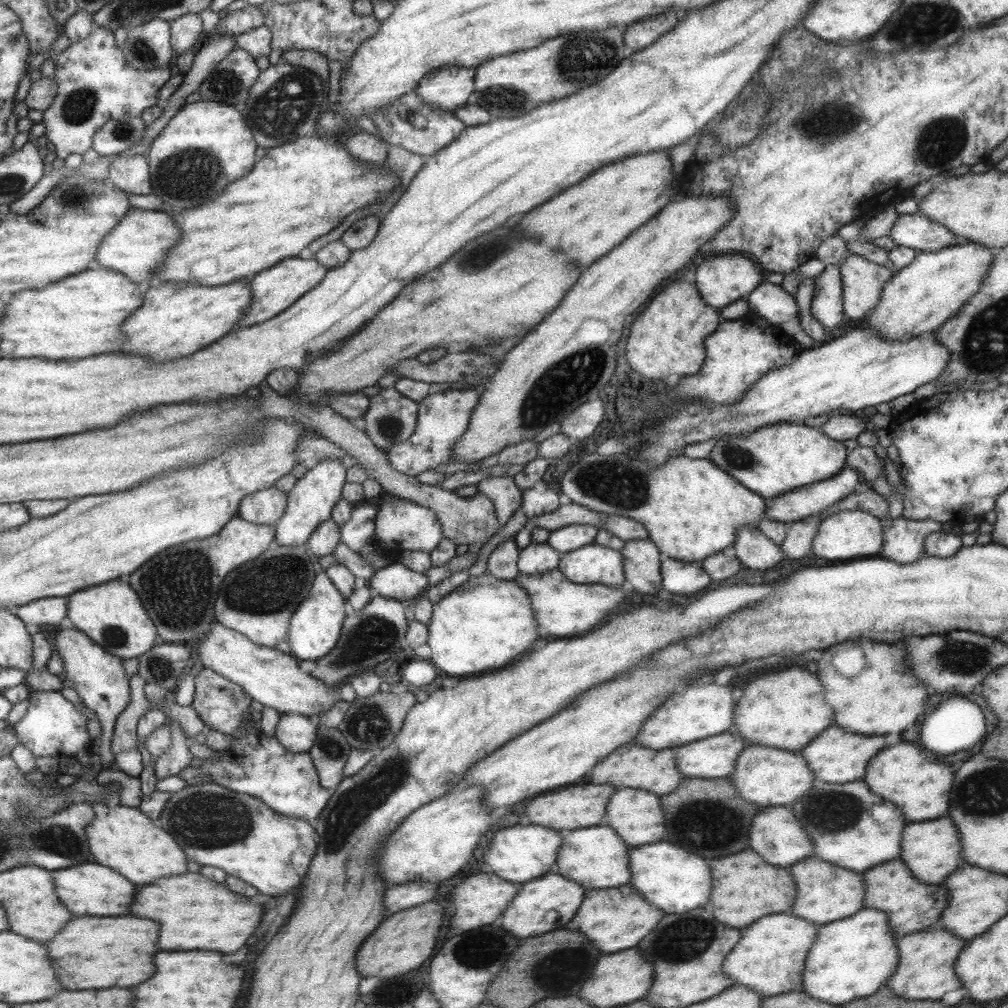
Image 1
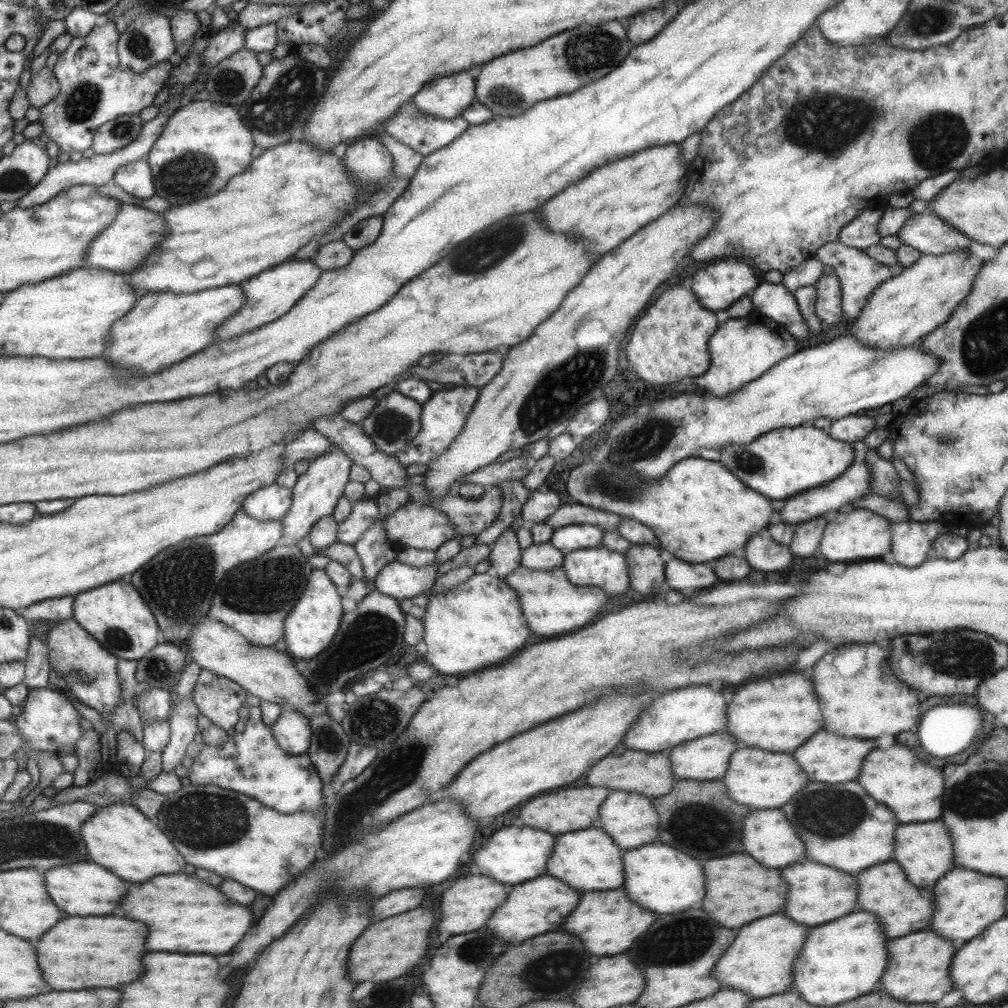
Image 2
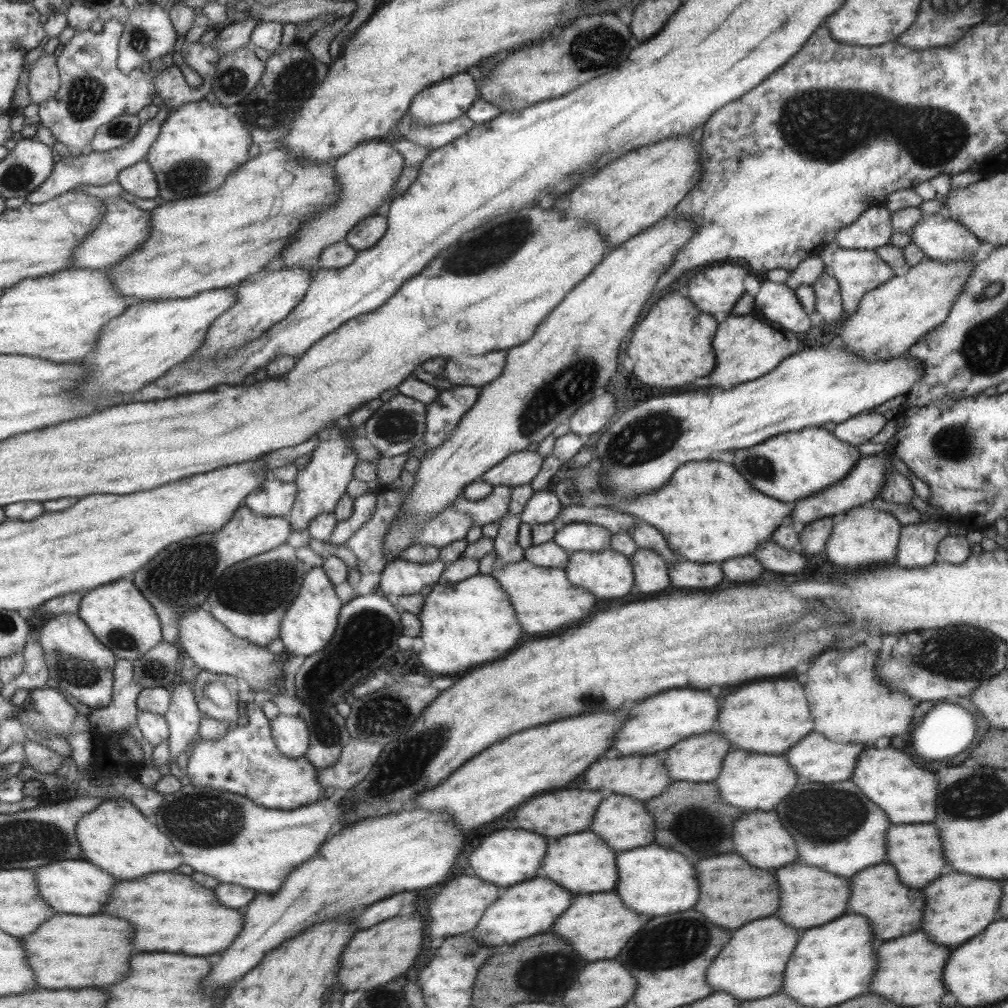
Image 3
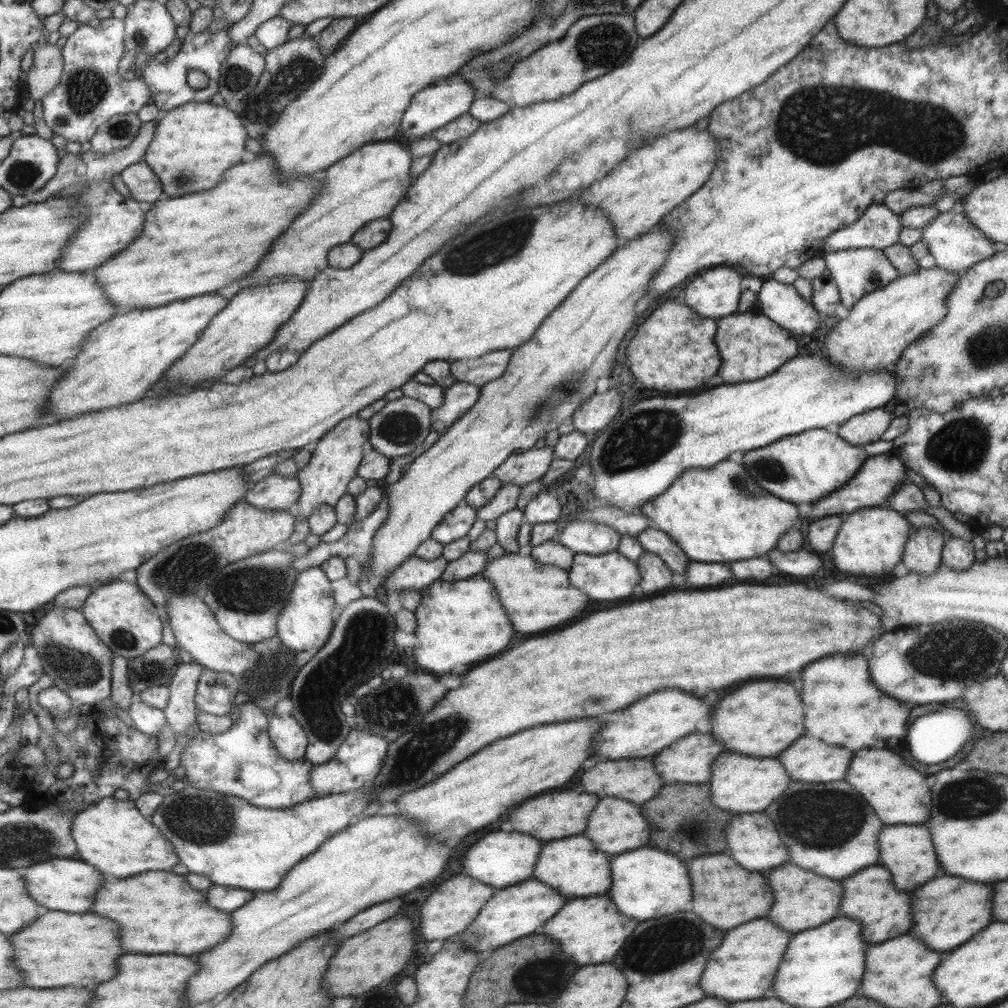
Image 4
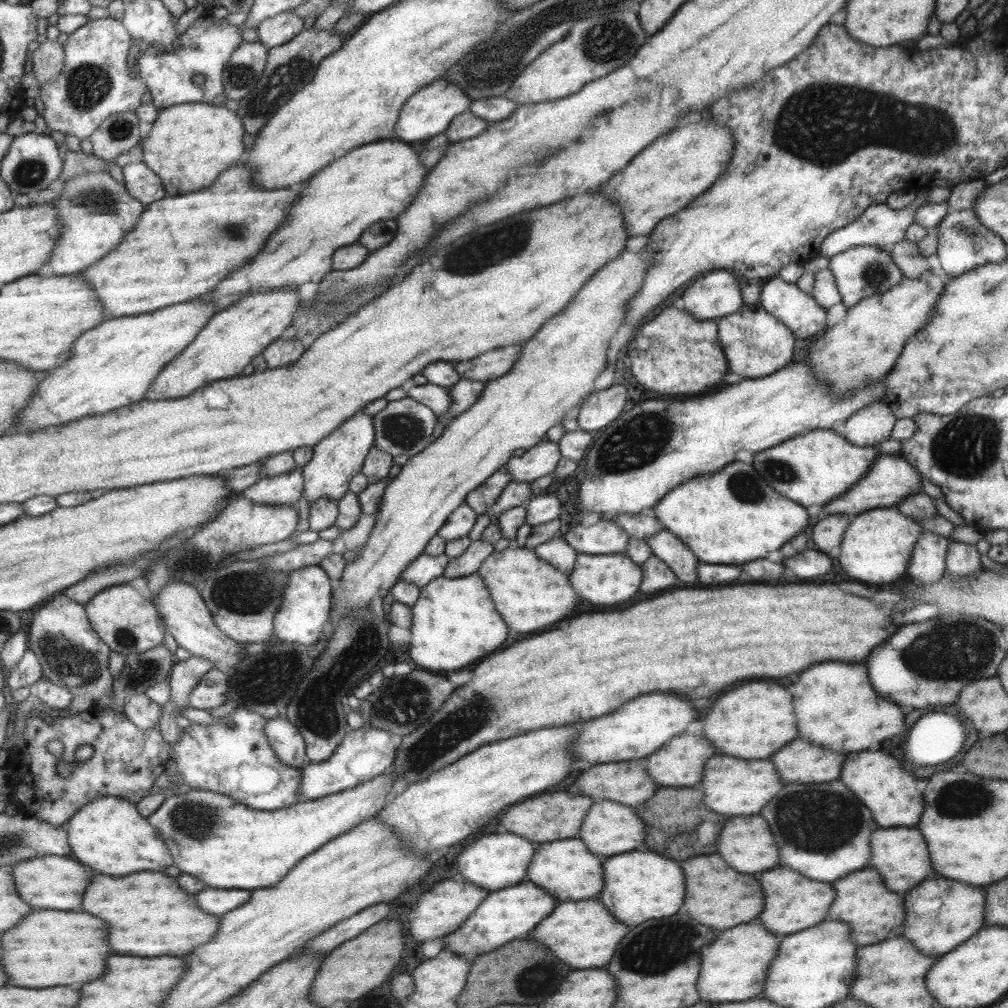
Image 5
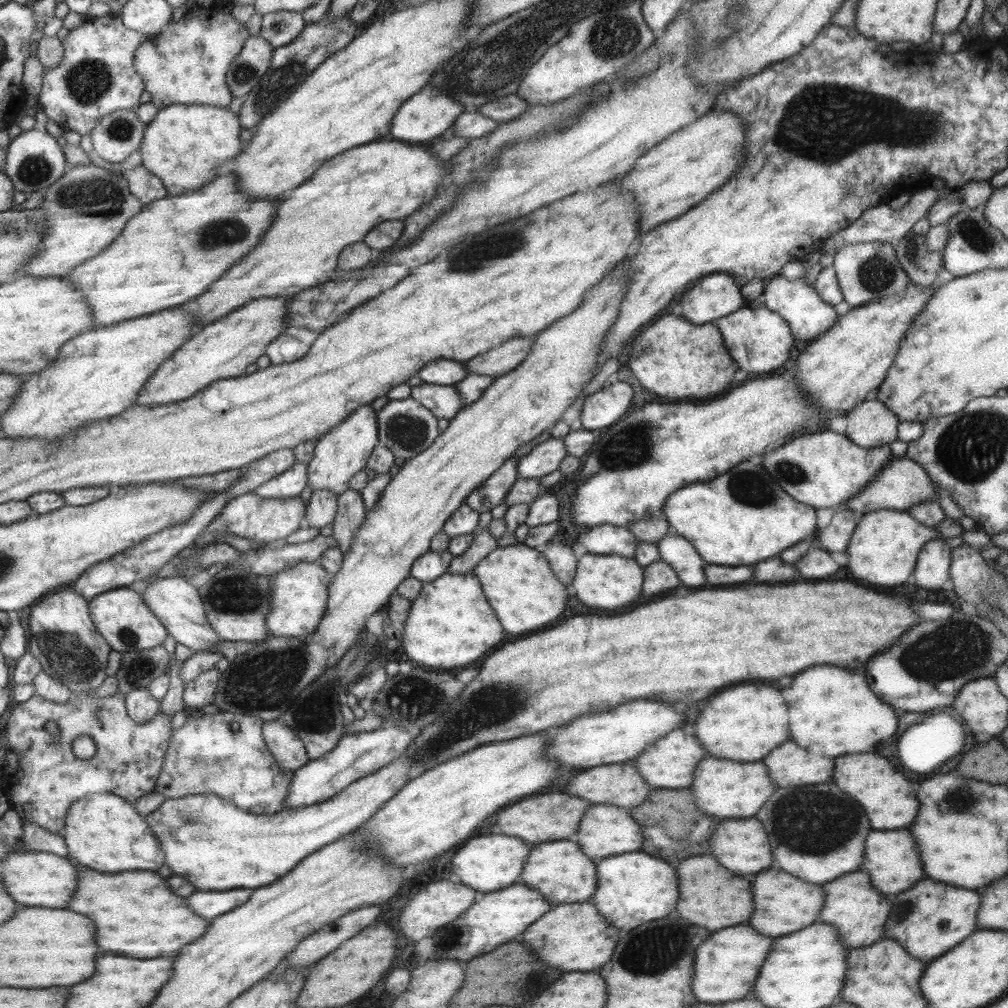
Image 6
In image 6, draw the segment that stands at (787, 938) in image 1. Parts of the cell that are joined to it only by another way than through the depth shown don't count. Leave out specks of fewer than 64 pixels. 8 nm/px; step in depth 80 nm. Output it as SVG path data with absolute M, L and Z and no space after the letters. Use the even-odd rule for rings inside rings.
M729 926L709 936L695 950L695 966L691 980L691 992L699 1002L719 1004L733 1000L746 999L751 994L763 958L773 942L769 936L761 936L751 926Z

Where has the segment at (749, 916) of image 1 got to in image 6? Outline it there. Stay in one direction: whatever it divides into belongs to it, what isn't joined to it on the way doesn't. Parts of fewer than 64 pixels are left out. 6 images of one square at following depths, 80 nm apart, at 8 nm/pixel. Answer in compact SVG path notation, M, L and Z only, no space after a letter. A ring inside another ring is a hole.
M691 856L677 866L679 876L679 902L675 912L691 924L709 928L711 932L719 928L727 928L733 924L741 924L749 920L753 912L751 902L751 882L743 876L731 874L719 866L713 856Z

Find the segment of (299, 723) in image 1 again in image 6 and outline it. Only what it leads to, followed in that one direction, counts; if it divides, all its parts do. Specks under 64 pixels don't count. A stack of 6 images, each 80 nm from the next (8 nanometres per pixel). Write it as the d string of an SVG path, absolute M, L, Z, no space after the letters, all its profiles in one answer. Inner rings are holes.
M279 720L262 721L262 734L270 753L280 766L294 771L309 760L305 743L298 734Z

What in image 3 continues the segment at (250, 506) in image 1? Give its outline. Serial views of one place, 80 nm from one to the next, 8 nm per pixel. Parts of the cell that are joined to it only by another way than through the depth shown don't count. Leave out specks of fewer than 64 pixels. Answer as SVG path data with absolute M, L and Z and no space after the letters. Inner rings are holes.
M271 476L247 494L245 505L250 507L255 515L287 518L296 494L297 487L294 482L281 482Z

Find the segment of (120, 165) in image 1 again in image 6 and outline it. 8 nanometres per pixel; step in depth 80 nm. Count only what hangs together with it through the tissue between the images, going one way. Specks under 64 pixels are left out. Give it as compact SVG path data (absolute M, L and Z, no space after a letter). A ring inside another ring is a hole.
M143 165L123 173L129 181L131 192L145 205L170 195L164 180Z

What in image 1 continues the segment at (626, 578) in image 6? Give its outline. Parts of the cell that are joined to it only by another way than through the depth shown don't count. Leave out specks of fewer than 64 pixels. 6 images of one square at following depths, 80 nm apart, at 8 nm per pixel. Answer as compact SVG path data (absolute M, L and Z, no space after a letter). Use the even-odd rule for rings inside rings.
M595 542L562 553L556 569L575 584L626 586L620 552Z

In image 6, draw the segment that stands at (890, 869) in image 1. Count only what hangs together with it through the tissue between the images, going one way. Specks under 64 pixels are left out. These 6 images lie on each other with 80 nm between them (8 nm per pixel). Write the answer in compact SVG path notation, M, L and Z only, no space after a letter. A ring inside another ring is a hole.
M859 869L842 874L831 882L823 884L822 889L824 903L818 920L835 926L847 949L869 946L885 937L885 925L889 912L891 912L891 902L887 900L886 895L874 887L867 871Z

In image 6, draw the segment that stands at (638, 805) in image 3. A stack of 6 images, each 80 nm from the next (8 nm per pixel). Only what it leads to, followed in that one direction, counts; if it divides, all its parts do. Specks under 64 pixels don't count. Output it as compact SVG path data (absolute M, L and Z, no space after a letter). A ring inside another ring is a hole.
M597 803L588 805L587 812L583 814L577 832L572 838L575 839L583 854L597 861L597 858L603 859L605 856L639 850L643 835L640 824L631 818L628 809L607 803Z

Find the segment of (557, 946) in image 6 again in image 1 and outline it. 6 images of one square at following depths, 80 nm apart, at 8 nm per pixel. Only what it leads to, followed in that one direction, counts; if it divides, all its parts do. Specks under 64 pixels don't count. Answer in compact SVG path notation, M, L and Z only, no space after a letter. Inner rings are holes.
M625 883L613 888L588 889L579 906L579 912L575 912L573 916L573 922L577 924L577 931L589 938L593 947L609 954L637 946L637 942L657 926L661 916L663 912L655 910L645 901L631 883Z

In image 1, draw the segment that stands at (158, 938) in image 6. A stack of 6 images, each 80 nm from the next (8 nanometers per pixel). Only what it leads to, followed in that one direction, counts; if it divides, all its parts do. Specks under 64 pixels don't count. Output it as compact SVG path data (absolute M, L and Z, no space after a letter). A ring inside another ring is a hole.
M187 872L143 886L137 894L133 914L163 924L159 938L163 950L221 950L225 954L235 954L247 946L247 940L259 926L263 906L233 894L225 884L213 882L201 872Z

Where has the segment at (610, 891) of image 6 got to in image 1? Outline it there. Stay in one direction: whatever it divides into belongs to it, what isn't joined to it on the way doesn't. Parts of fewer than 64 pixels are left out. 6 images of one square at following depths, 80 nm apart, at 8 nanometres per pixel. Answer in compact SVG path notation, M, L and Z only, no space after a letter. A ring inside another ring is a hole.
M655 842L637 846L628 852L630 882L645 901L651 902L665 914L683 914L691 908L703 908L709 902L711 872L707 860L691 854L671 842Z

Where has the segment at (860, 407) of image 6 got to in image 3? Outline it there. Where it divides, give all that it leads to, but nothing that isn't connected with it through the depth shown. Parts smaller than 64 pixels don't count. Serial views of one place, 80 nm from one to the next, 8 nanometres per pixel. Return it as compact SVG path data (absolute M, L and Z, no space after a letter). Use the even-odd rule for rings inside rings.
M863 412L837 423L830 433L841 442L857 446L877 434L886 422L882 414Z

